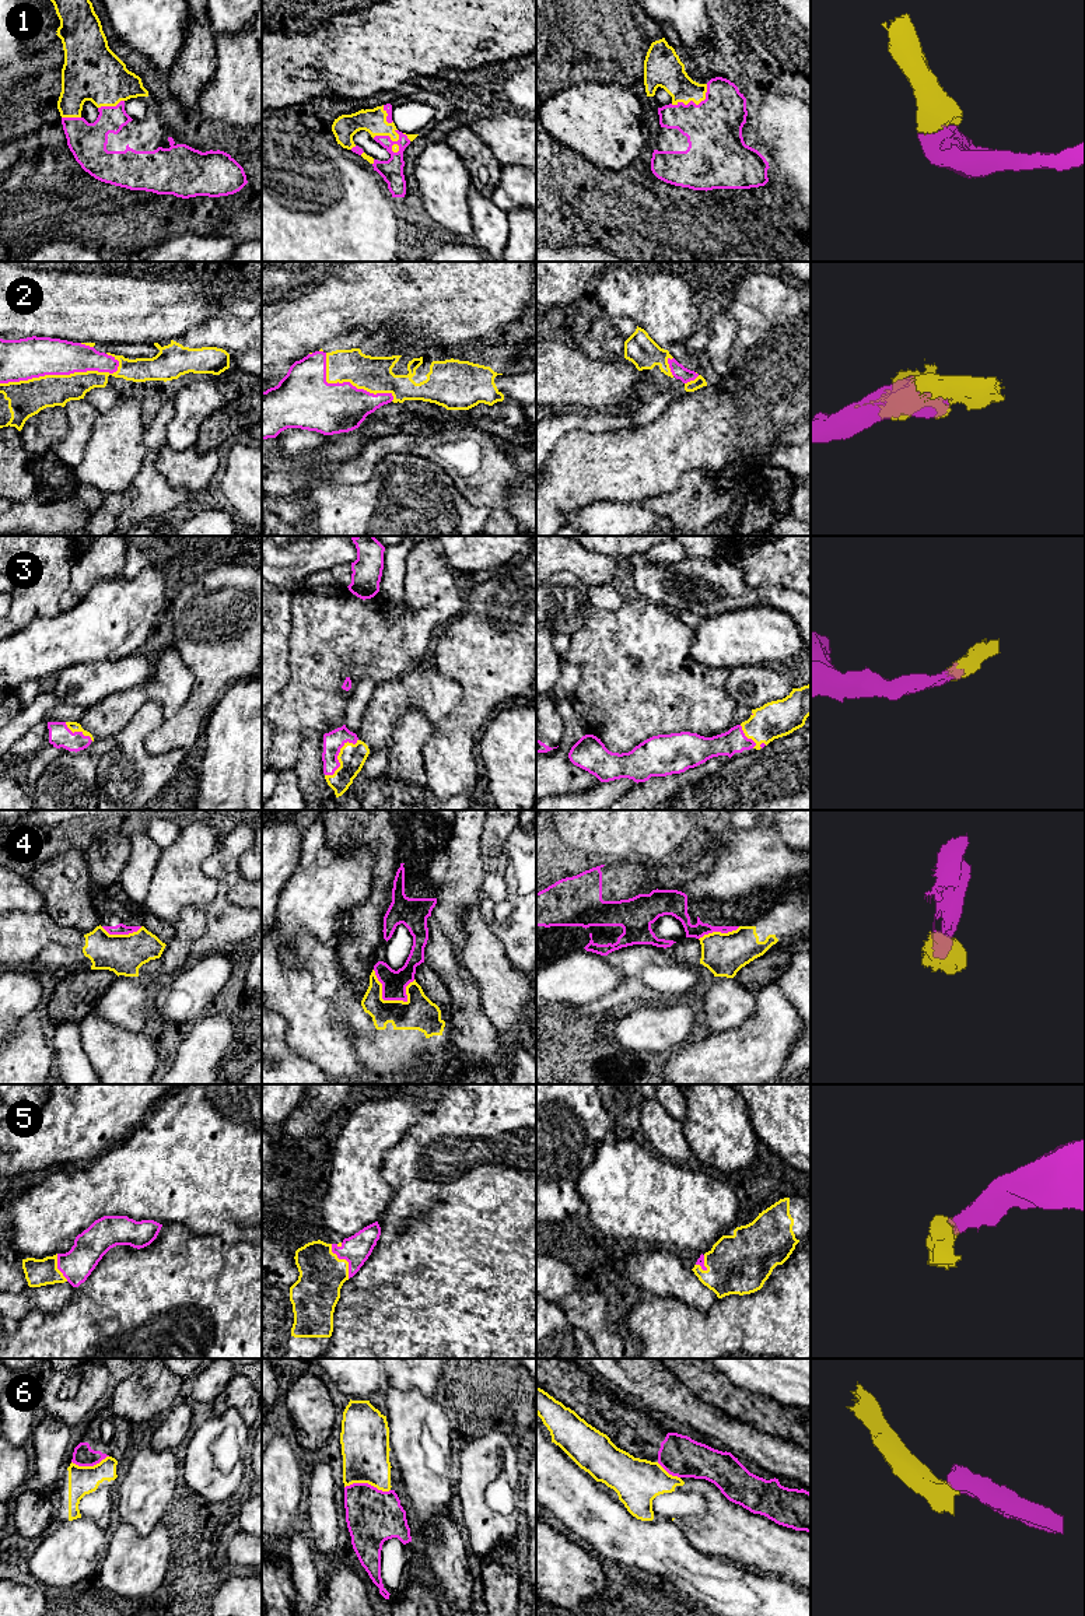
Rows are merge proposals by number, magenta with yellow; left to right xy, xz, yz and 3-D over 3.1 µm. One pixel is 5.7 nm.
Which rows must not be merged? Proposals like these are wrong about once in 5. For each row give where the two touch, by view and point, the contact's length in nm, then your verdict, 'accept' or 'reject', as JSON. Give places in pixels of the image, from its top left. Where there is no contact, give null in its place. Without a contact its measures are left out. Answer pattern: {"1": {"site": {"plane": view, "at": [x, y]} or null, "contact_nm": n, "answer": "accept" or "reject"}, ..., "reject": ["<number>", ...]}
{"1": {"site": {"plane": "xz", "at": [388, 136]}, "contact_nm": 180, "answer": "accept"}, "2": {"site": {"plane": "xy", "at": [62, 374]}, "contact_nm": 700, "answer": "accept"}, "3": {"site": {"plane": "xz", "at": [338, 754]}, "contact_nm": 280, "answer": "accept"}, "4": {"site": {"plane": "xz", "at": [382, 996]}, "contact_nm": 280, "answer": "reject"}, "5": {"site": {"plane": "xz", "at": [345, 1258]}, "contact_nm": 220, "answer": "accept"}, "6": {"site": {"plane": "xz", "at": [367, 1483]}, "contact_nm": 260, "answer": "reject"}, "reject": ["4", "6"]}

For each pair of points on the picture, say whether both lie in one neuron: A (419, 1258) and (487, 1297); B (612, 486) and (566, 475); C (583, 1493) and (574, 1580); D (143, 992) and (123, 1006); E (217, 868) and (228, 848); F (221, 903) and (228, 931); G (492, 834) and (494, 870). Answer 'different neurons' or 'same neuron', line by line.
A: same neuron
B: same neuron
C: different neurons
D: same neuron
E: same neuron
F: same neuron
G: same neuron

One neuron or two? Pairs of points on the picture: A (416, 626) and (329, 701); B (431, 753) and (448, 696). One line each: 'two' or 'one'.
A: one
B: two

